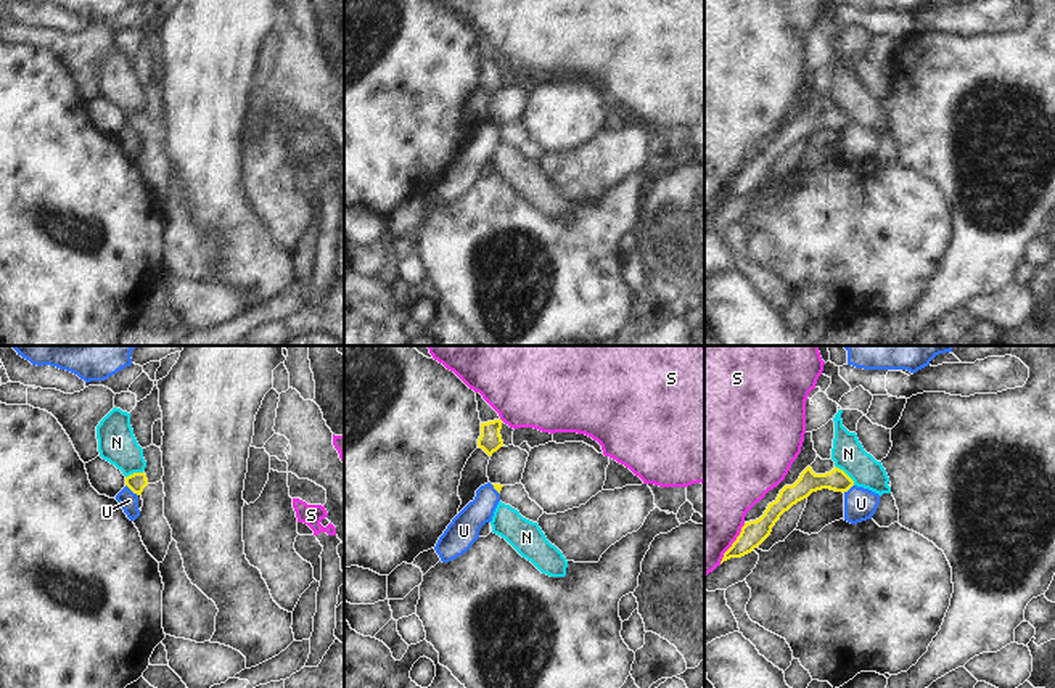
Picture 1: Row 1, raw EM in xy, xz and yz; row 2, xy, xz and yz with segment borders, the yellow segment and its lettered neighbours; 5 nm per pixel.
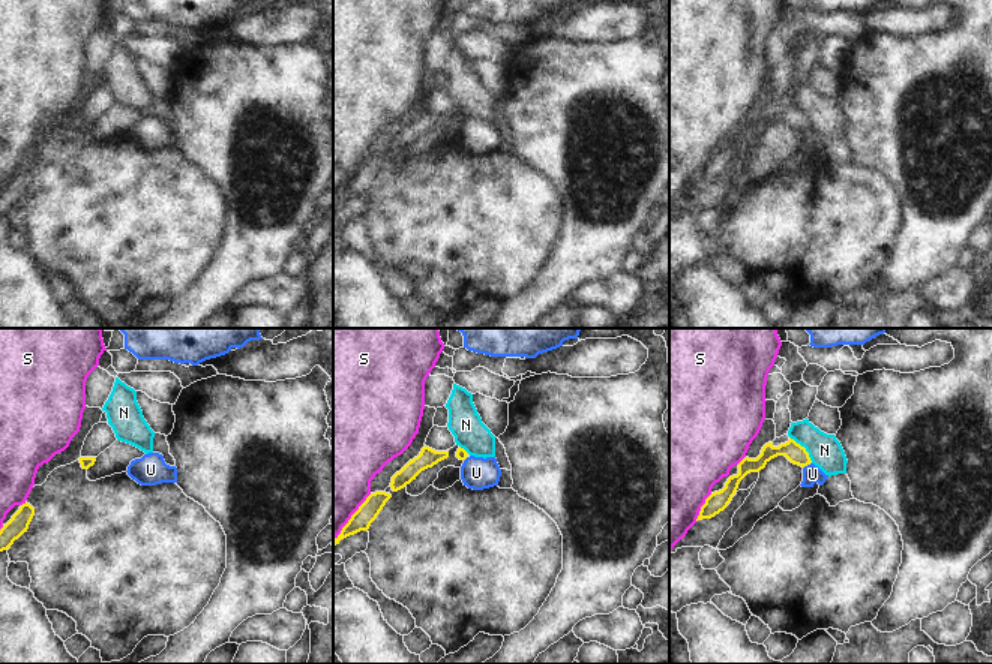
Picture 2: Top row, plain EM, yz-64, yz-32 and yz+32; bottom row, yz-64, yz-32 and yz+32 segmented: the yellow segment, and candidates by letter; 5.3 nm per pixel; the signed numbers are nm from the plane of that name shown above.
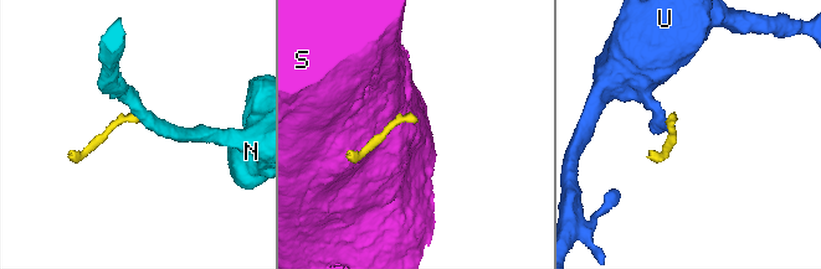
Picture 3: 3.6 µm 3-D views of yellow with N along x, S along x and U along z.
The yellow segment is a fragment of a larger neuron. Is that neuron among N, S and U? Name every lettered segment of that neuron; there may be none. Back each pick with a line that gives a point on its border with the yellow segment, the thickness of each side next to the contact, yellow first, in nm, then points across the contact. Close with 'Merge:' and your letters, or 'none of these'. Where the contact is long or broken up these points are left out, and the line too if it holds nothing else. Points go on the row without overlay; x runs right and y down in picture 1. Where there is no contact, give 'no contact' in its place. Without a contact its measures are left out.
Merge: none of these

